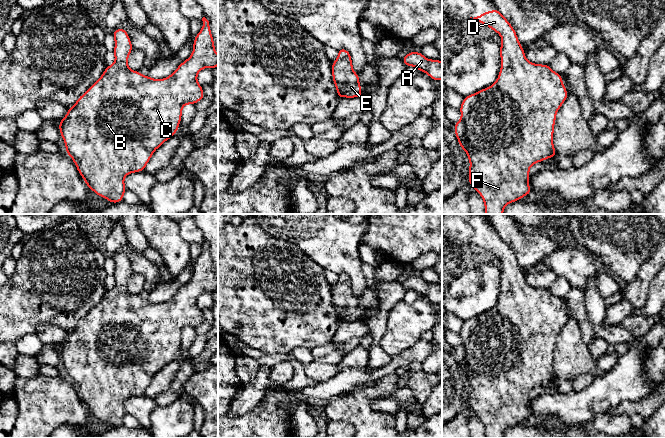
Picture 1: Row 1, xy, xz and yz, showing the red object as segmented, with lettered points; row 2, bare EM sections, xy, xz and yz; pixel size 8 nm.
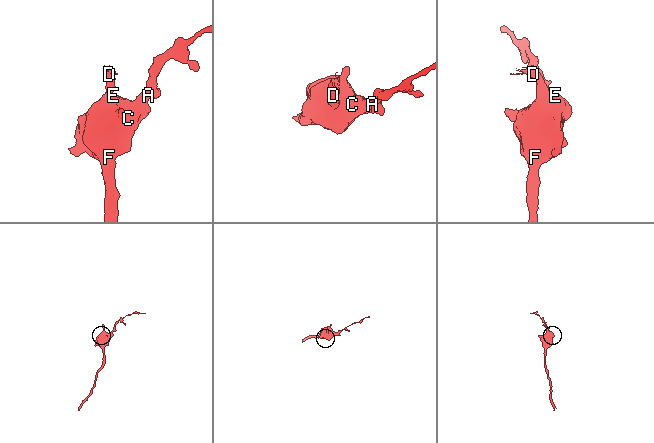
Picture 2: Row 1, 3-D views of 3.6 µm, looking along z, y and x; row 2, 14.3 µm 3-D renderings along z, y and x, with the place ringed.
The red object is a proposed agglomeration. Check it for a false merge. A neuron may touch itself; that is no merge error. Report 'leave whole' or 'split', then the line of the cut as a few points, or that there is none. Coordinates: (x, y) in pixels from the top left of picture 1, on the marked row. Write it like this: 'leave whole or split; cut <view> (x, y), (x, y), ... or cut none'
leave whole; cut none

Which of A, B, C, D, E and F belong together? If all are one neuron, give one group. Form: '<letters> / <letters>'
A B C D E F

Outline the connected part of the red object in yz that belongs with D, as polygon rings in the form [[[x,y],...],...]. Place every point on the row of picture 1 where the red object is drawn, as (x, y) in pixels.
[[[495,8],[472,18],[482,23],[502,38],[500,45],[501,68],[499,76],[491,86],[463,98],[460,106],[461,119],[454,125],[460,147],[466,152],[469,166],[469,184],[482,197],[485,214],[503,214],[506,205],[529,195],[529,168],[535,163],[557,155],[554,143],[556,114],[568,97],[561,73],[554,72],[550,65],[534,64],[526,59],[525,51],[519,42],[516,31],[509,21]]]

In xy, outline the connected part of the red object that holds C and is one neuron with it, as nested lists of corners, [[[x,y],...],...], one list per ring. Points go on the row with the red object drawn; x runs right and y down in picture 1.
[[[205,17],[202,21],[203,26],[194,37],[191,56],[171,75],[163,79],[143,76],[140,71],[129,68],[128,58],[133,50],[131,40],[124,28],[116,29],[111,33],[115,40],[113,50],[115,62],[105,68],[101,77],[77,99],[76,103],[68,109],[66,116],[60,120],[59,131],[64,140],[66,154],[72,158],[88,188],[110,203],[123,201],[124,193],[127,191],[124,178],[130,173],[144,171],[155,150],[176,134],[181,122],[183,106],[194,105],[204,99],[204,91],[197,82],[197,76],[203,68],[217,68],[218,54],[209,21]]]

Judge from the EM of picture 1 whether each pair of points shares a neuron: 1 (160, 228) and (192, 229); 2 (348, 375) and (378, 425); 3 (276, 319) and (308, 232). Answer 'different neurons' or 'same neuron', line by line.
1: different neurons
2: different neurons
3: different neurons

